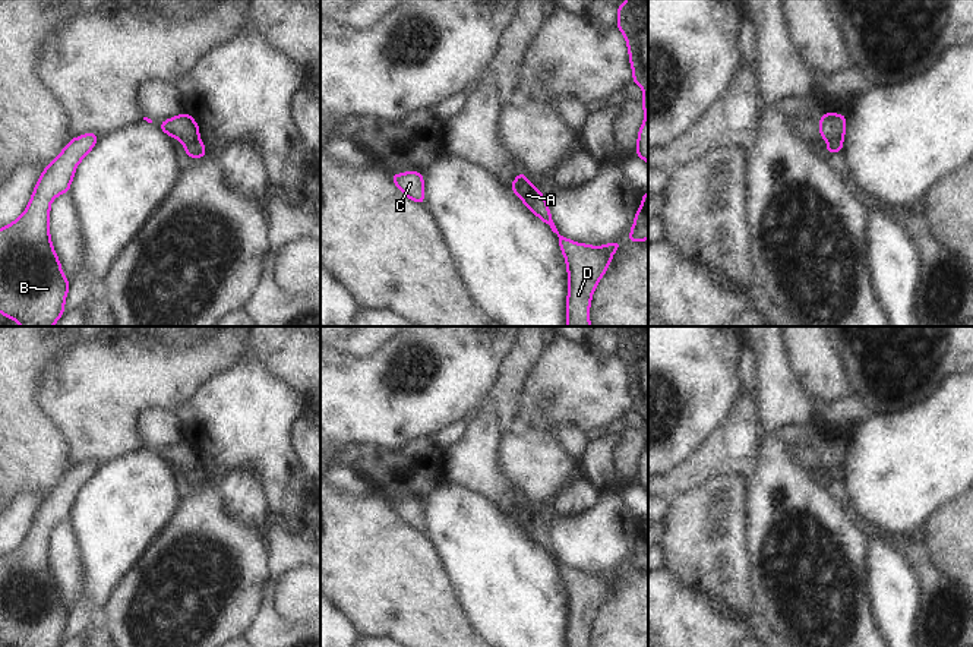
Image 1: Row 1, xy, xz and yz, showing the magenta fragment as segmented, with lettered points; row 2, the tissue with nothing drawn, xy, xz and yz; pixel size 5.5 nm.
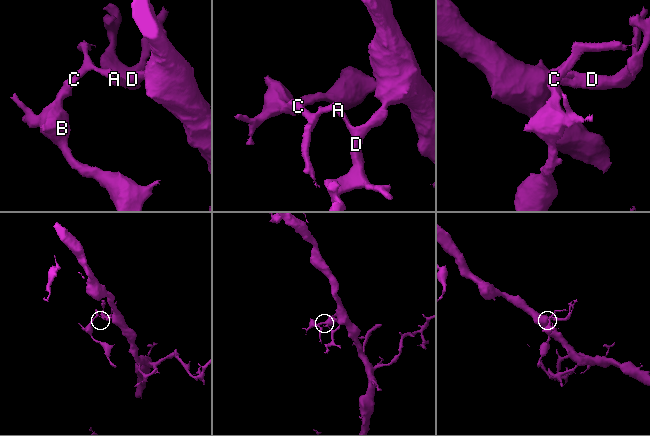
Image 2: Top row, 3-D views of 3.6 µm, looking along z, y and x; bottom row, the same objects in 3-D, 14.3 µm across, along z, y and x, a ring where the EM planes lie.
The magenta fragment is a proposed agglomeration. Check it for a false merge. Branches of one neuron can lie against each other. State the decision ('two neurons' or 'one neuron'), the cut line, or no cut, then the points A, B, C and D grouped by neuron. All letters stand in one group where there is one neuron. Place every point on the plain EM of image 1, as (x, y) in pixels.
two neurons | xy (198, 466), (183, 473) | A D / B C

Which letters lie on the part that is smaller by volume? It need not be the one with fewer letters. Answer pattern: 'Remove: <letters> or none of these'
Remove: B, C

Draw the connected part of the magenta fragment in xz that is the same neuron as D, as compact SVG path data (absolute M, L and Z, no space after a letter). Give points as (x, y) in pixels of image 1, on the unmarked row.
M527 505L515 506L512 520L559 565L559 574L568 596L566 647L590 647L593 621L609 596L613 580L620 577L622 569L617 568L598 575L575 571L559 562L546 526Z

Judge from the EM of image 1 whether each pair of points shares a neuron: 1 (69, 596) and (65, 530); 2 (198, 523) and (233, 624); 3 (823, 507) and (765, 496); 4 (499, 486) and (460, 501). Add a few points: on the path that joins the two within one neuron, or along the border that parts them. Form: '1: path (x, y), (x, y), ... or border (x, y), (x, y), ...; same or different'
1: path (69, 580), (65, 546); same
2: path (226, 542), (240, 556), (245, 576), (234, 596); same
3: path (808, 505), (784, 485), (779, 485); same
4: border (446, 480), (487, 498), (508, 513); different

